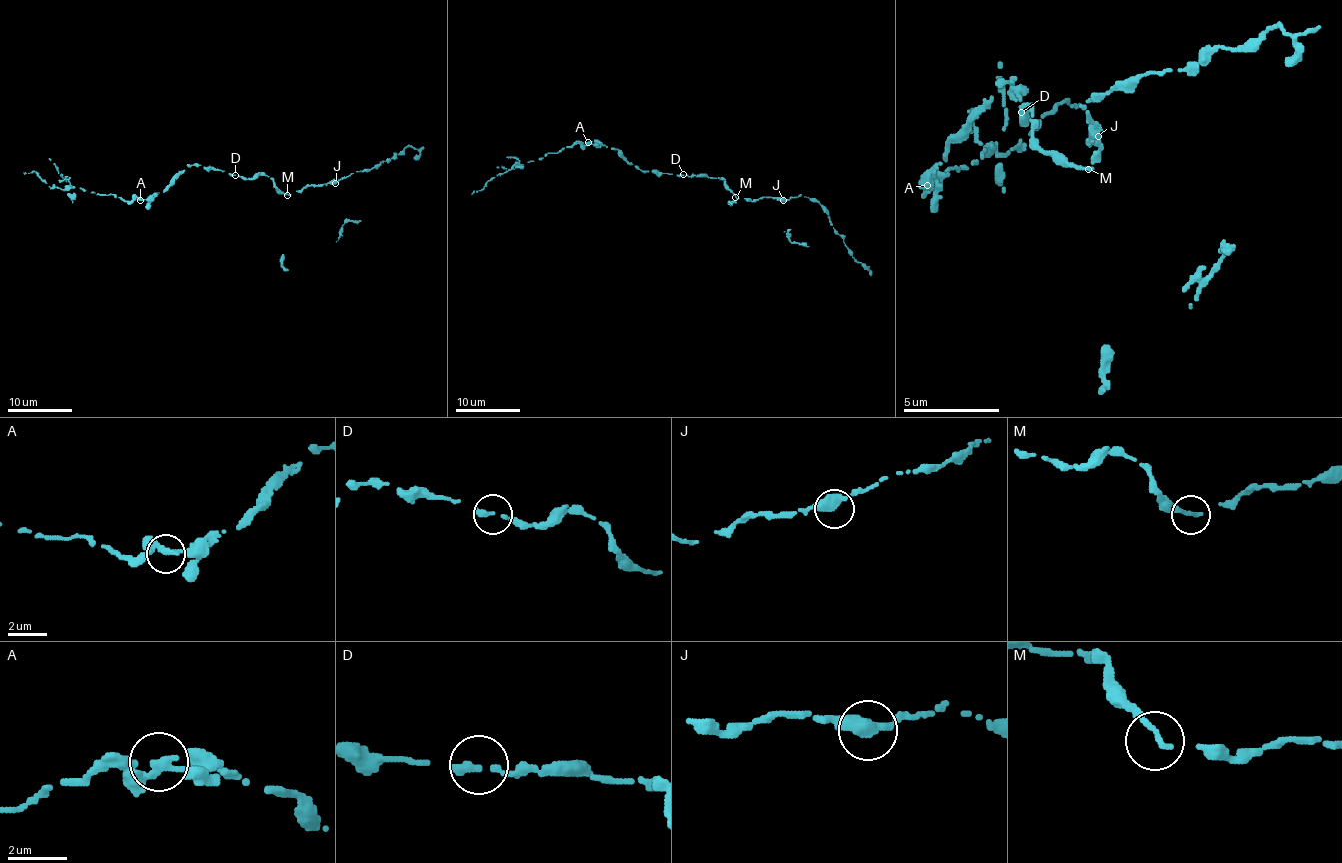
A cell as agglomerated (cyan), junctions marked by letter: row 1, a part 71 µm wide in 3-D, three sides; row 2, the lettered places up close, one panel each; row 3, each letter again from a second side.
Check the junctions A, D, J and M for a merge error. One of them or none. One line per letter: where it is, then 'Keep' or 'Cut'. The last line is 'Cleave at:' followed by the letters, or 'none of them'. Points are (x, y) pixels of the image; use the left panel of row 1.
A: Place: (140, 200). Cut
D: Place: (235, 175). Keep
J: Place: (335, 183). Keep
M: Place: (287, 195). Keep
Cleave at: A

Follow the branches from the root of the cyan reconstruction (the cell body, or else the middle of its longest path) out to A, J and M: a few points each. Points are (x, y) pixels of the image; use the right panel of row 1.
A: (1021, 112), (1021, 97), (1012, 83), (1002, 83), (964, 126), (925, 184)
J: (1021, 112), (1045, 150), (1084, 169), (1098, 136)
M: (1021, 112), (1026, 121), (1026, 112), (1031, 112), (1031, 136), (1045, 150), (1055, 150), (1069, 164), (1088, 169)

